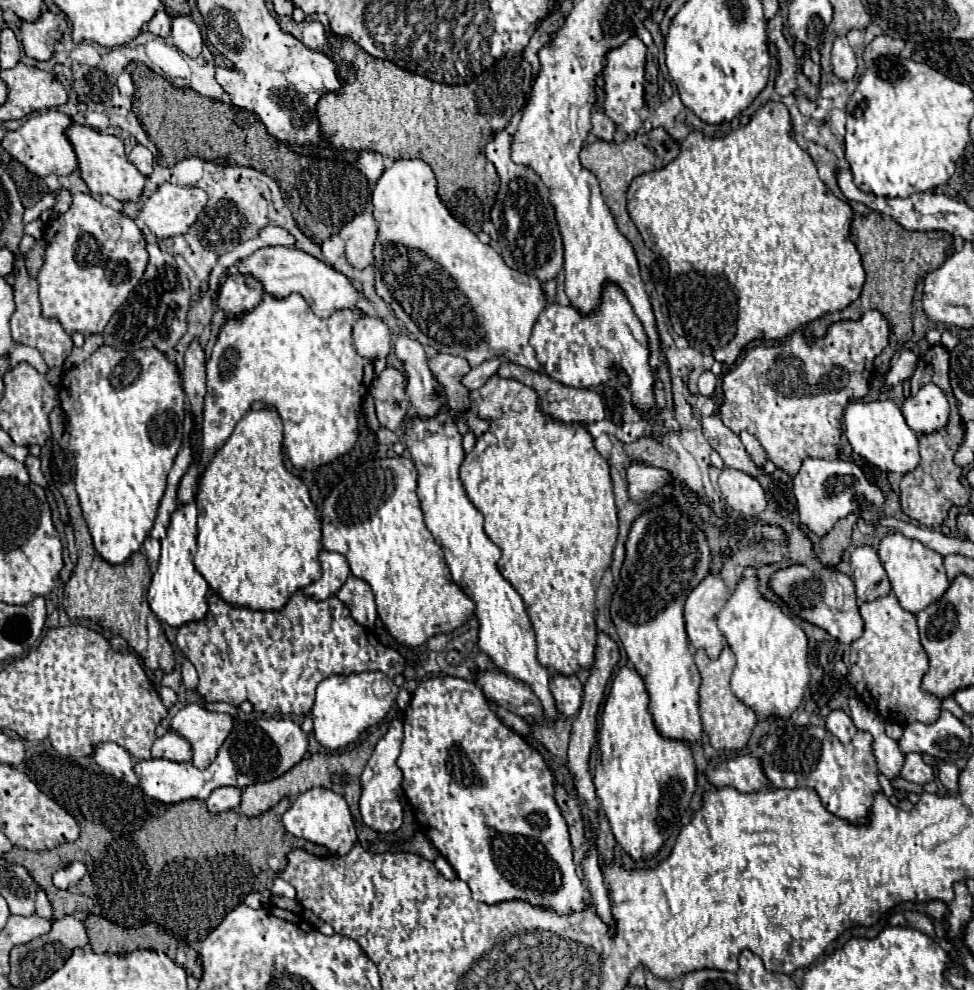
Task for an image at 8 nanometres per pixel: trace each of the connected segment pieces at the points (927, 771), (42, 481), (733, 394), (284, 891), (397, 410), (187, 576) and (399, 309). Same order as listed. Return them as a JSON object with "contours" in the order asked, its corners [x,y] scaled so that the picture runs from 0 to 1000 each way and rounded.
{"contours":[[[[938,761],[938,763],[930,763],[928,775],[926,775],[926,785],[930,789],[943,791],[943,793],[951,793],[953,789],[959,787],[959,775],[953,773],[947,763]]],[[[29,460],[29,464],[25,466],[25,470],[27,470],[29,478],[31,478],[31,484],[35,484],[35,488],[39,488],[41,492],[47,494],[49,488],[45,480],[43,480],[41,464],[35,462],[35,460]]],[[[891,314],[881,324],[854,326],[844,342],[830,344],[823,334],[815,334],[811,344],[791,351],[772,351],[764,365],[743,381],[743,407],[737,415],[739,423],[754,437],[766,433],[778,441],[789,458],[789,464],[809,480],[819,478],[825,462],[858,464],[860,445],[864,439],[864,415],[873,405],[891,399],[897,363],[912,348],[912,338],[914,330],[910,320],[903,314]]],[[[283,888],[279,896],[279,906],[302,906],[302,898],[294,890]]],[[[396,371],[380,389],[380,399],[384,403],[390,429],[400,435],[407,435],[413,429],[419,415],[413,375]]],[[[185,510],[175,524],[172,540],[165,546],[165,561],[162,575],[156,583],[156,589],[152,593],[152,609],[158,621],[175,631],[175,633],[187,633],[197,627],[209,627],[214,619],[214,589],[211,585],[201,577],[199,573],[199,561],[201,561],[201,510]]],[[[407,161],[402,163],[400,169],[396,169],[388,181],[388,185],[384,187],[384,193],[382,193],[382,205],[384,205],[384,221],[388,225],[388,241],[384,245],[384,274],[386,274],[386,296],[388,300],[392,300],[405,314],[407,322],[417,330],[417,334],[421,338],[425,338],[425,342],[429,342],[435,351],[441,351],[450,357],[462,357],[462,359],[470,359],[470,361],[476,361],[485,371],[501,365],[501,363],[507,363],[507,361],[513,361],[517,359],[520,363],[524,363],[526,367],[532,367],[532,369],[538,369],[546,375],[554,375],[554,369],[550,365],[550,359],[548,359],[548,353],[544,348],[544,336],[546,336],[546,328],[548,324],[552,322],[554,314],[561,310],[561,302],[559,302],[559,294],[556,294],[556,286],[540,276],[534,276],[534,274],[528,274],[524,272],[517,262],[503,249],[503,247],[497,247],[491,243],[491,239],[474,225],[470,225],[462,213],[458,211],[458,207],[452,203],[450,199],[450,191],[448,191],[448,177],[444,173],[444,169],[433,163],[433,161]]]]}

